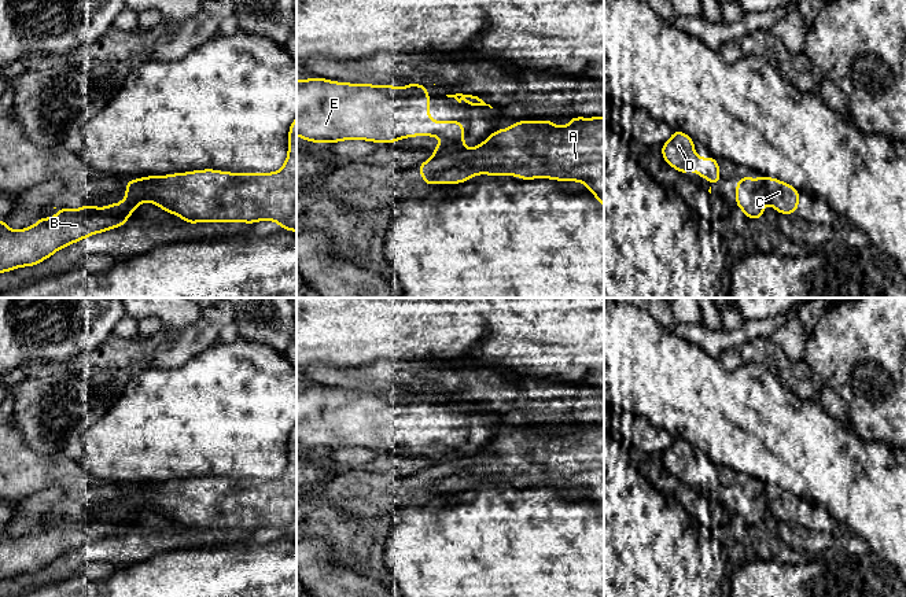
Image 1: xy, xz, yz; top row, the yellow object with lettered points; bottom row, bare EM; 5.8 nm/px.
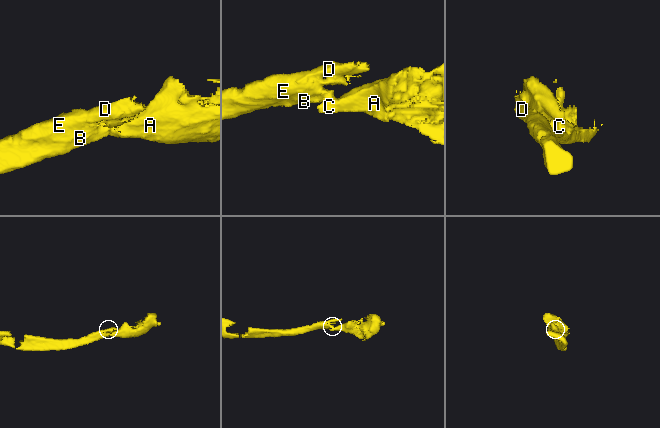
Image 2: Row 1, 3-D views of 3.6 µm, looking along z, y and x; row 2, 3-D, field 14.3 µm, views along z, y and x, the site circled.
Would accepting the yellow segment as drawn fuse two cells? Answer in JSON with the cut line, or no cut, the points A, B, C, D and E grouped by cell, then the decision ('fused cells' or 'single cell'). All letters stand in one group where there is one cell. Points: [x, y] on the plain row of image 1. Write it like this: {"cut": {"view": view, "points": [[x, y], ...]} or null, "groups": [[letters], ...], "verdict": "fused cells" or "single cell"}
{"cut": {"view": "xz", "points": [[463, 456], [435, 463]]}, "groups": [["A", "C"], ["B", "D", "E"]], "verdict": "fused cells"}

